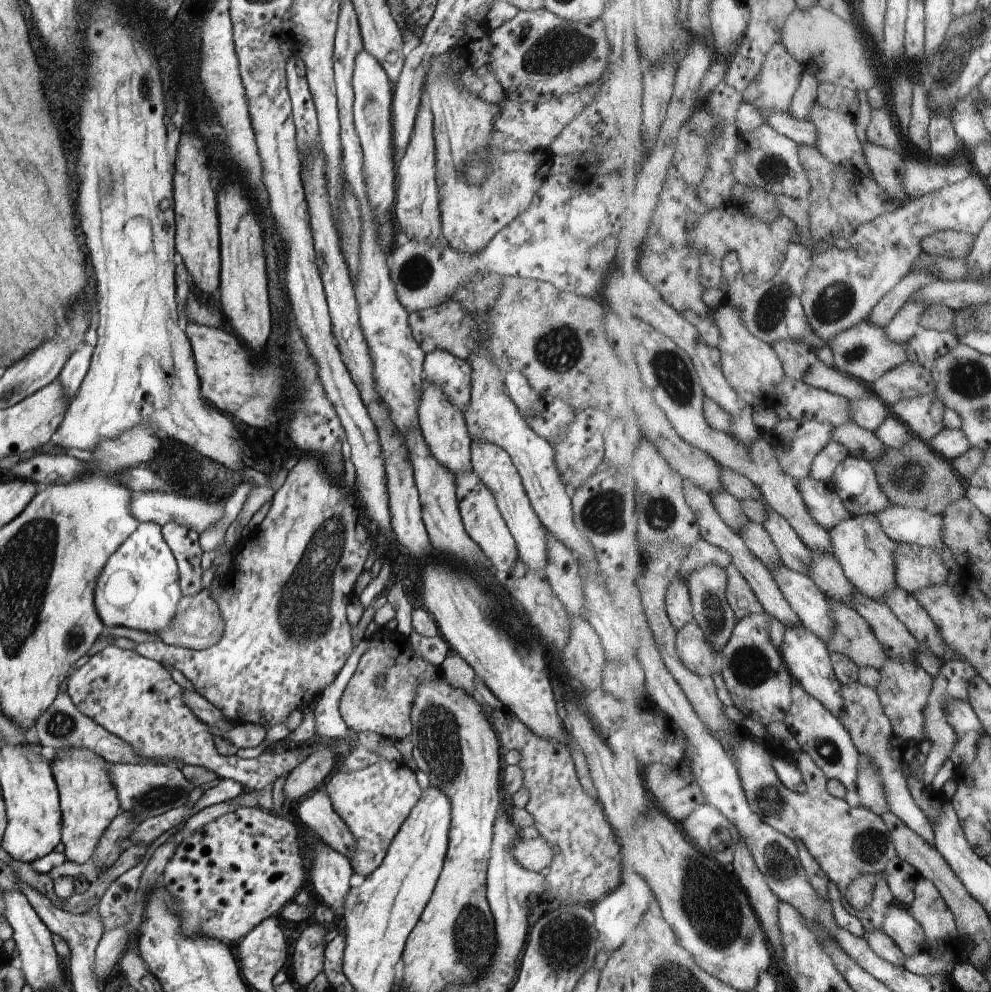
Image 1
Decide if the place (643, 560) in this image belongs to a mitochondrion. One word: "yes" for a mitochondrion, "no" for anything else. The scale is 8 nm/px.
no

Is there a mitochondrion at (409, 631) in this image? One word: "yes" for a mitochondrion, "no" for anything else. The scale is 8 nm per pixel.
no

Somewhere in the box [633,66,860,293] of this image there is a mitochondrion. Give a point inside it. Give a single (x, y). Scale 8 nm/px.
(772, 169)

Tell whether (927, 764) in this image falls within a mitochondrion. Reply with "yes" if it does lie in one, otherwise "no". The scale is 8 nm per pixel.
no

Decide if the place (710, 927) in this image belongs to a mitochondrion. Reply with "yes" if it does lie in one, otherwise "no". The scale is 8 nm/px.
yes

